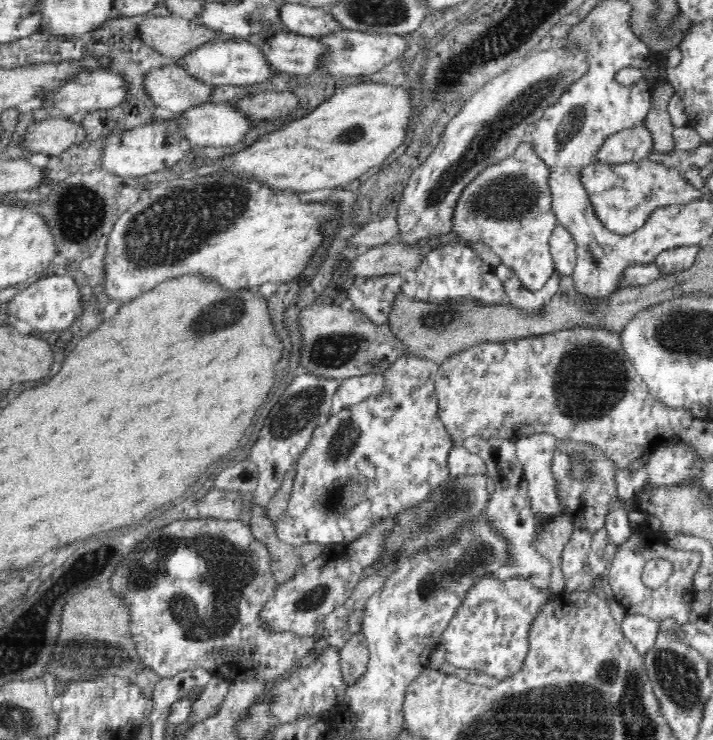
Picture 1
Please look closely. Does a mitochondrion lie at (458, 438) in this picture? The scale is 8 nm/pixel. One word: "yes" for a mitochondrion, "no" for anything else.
no

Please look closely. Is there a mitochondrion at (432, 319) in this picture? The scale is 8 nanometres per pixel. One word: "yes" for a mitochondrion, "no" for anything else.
yes

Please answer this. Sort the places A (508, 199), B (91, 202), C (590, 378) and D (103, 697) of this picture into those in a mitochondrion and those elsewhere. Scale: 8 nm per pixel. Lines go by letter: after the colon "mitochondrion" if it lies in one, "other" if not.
A: mitochondrion
B: mitochondrion
C: mitochondrion
D: mitochondrion

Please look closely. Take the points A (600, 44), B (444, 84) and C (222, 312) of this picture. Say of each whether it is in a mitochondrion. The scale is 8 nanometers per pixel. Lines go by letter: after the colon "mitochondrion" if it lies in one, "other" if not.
A: mitochondrion
B: mitochondrion
C: mitochondrion

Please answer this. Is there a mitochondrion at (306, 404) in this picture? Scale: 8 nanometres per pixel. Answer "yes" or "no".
yes

